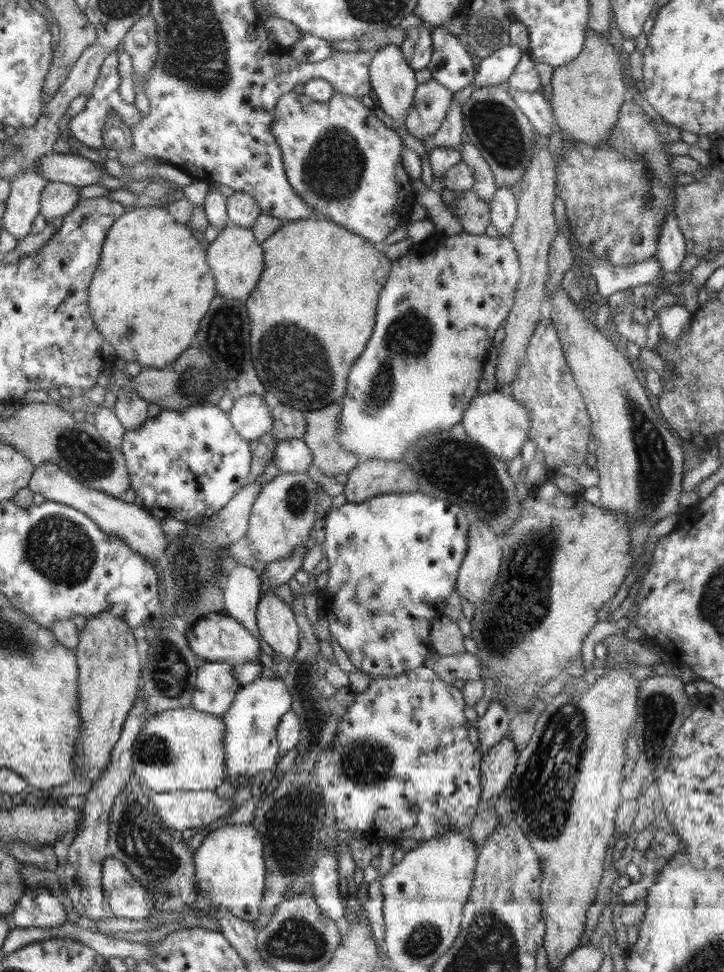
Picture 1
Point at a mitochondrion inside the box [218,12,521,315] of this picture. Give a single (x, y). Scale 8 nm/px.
(333, 169)

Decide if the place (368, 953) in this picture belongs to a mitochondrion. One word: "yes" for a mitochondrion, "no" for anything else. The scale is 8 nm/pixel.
no

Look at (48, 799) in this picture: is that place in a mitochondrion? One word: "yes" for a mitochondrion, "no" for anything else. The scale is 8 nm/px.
no

